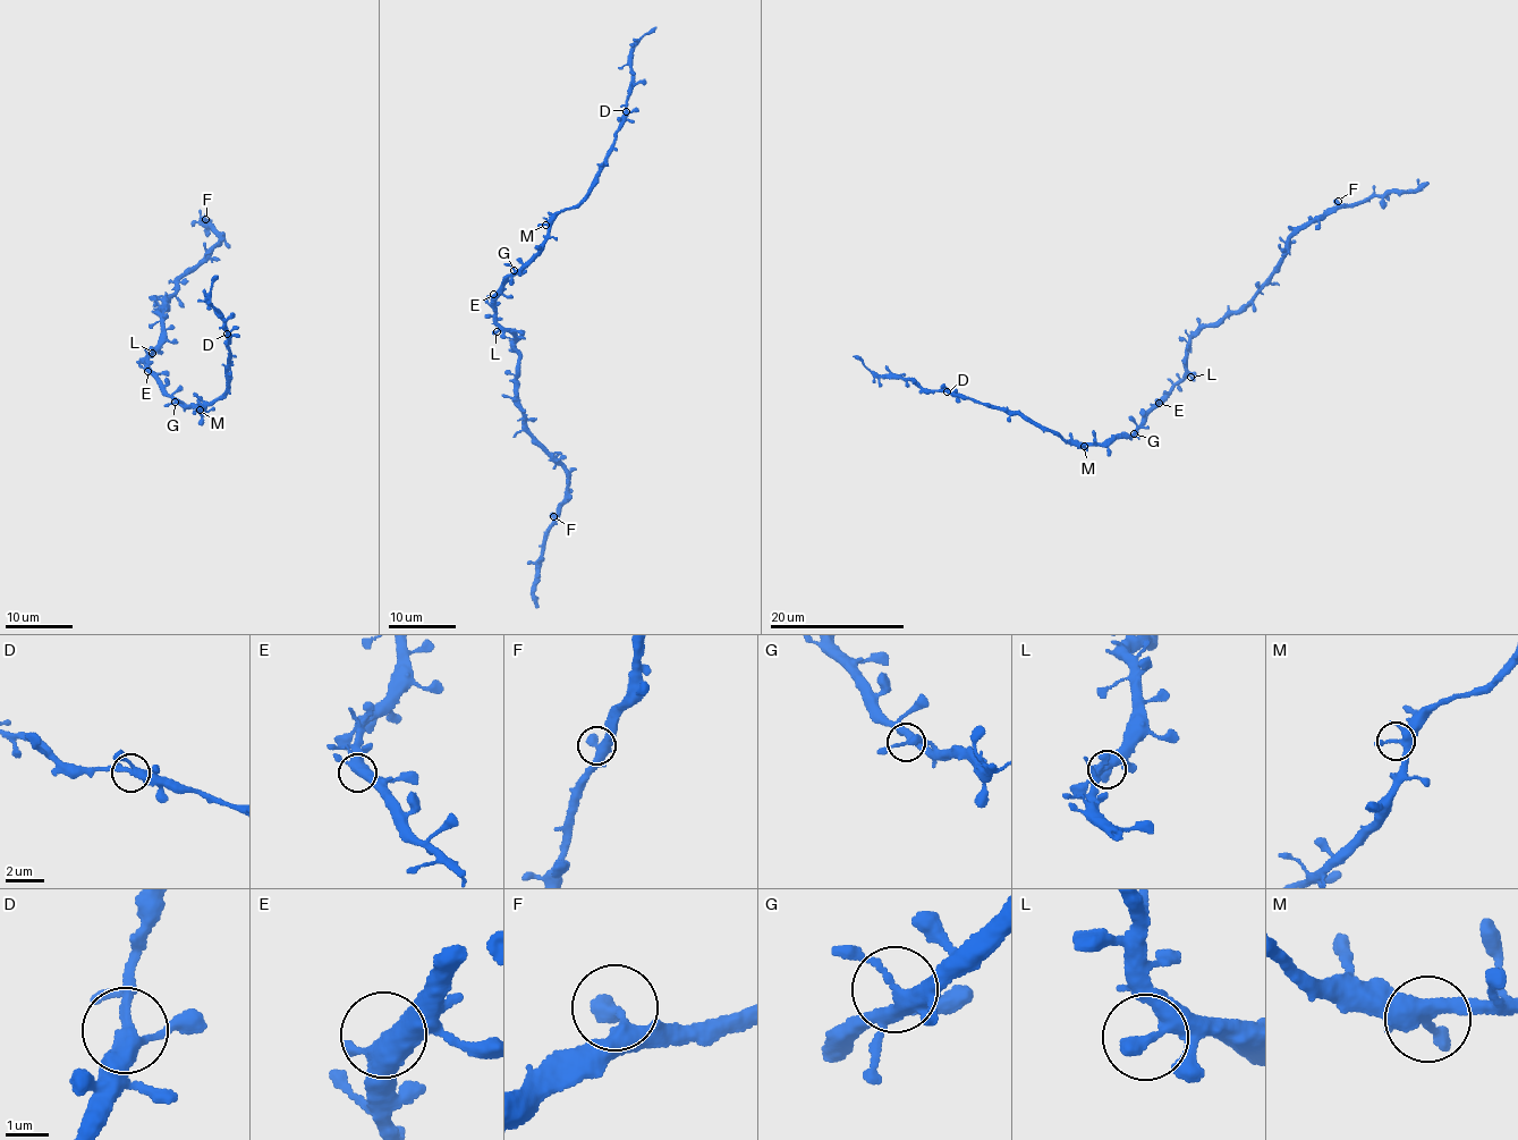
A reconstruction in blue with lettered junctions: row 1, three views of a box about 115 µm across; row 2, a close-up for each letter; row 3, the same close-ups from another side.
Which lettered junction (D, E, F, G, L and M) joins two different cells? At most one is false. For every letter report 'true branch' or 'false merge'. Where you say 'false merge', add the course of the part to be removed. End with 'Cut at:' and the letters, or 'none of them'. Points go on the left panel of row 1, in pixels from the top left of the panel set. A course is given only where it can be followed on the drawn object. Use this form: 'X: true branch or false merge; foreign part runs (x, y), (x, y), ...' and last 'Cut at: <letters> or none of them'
D: true branch
E: true branch
F: true branch
G: true branch
L: true branch
M: true branch
Cut at: none of them

